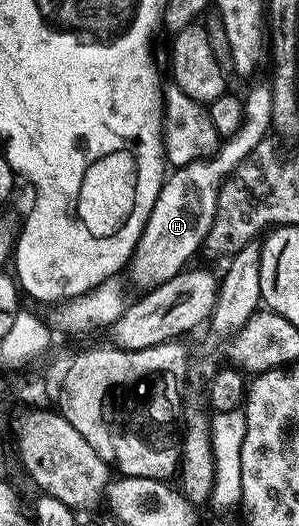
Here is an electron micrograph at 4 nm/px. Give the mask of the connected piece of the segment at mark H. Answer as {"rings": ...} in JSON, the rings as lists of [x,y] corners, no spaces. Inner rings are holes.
{"rings":[[[267,82],[256,83],[249,89],[248,95],[243,96],[243,100],[244,120],[238,129],[238,133],[234,133],[228,139],[223,140],[217,147],[216,152],[208,156],[207,159],[199,159],[185,167],[175,168],[160,186],[160,196],[146,221],[144,232],[136,246],[134,267],[136,263],[136,271],[140,278],[152,281],[151,283],[165,283],[175,275],[179,275],[191,264],[188,262],[195,257],[196,250],[199,247],[203,248],[208,242],[208,234],[216,220],[220,190],[224,182],[234,173],[234,169],[238,169],[240,162],[256,148],[258,141],[269,138],[270,132],[273,130],[272,114],[274,113],[274,97],[272,96],[271,86]]]}

